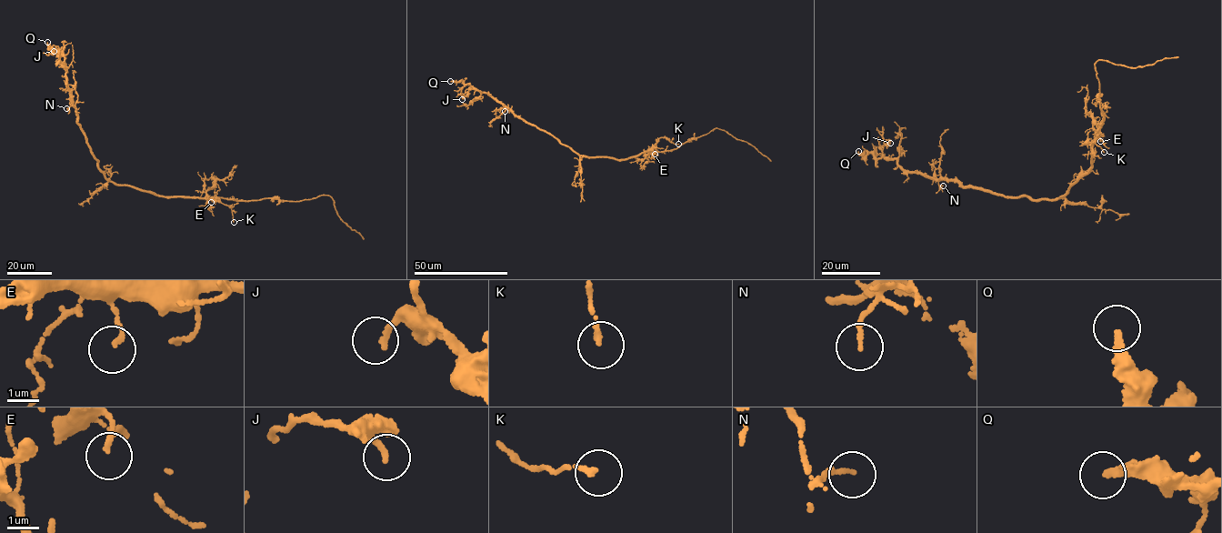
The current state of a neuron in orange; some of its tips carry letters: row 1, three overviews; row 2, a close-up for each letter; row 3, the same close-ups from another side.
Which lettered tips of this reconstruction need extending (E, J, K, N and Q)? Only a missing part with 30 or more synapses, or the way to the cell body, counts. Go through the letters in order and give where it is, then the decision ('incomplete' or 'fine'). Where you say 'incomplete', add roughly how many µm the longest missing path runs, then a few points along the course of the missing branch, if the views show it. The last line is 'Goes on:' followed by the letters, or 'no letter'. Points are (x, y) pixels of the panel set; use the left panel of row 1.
E: at (211, 202); fine
J: at (54, 51); fine
K: at (234, 222); fine
N: at (66, 108); fine
Q: at (47, 42); fine
Goes on: no letter

